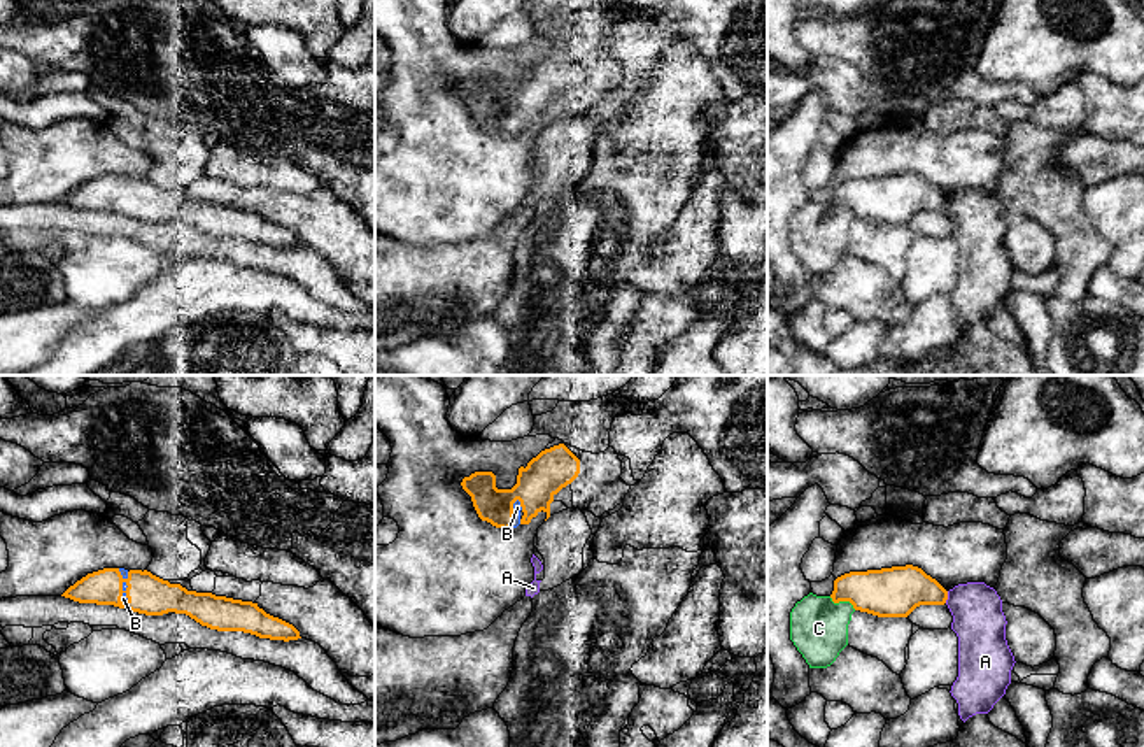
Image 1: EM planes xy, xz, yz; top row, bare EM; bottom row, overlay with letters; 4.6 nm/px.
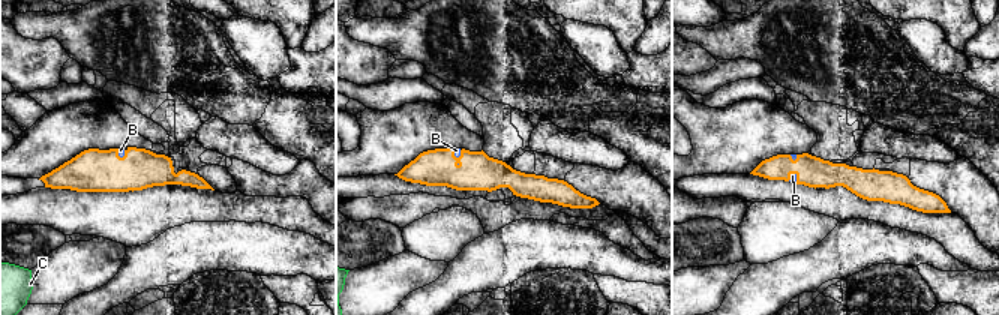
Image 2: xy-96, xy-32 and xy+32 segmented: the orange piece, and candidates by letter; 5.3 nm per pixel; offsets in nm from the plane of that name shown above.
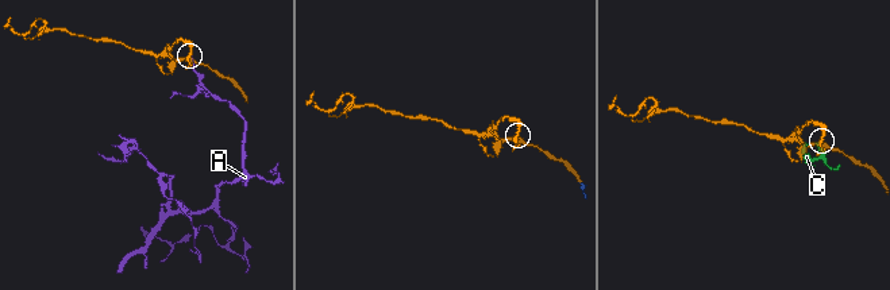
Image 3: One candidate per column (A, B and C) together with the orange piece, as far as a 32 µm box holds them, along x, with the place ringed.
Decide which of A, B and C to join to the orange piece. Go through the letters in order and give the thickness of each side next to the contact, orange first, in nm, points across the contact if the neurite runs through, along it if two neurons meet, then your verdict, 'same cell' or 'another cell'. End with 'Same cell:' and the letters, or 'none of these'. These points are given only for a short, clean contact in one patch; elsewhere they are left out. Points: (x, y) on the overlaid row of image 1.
A: 220 nm thick on the orange side, 240 nm on the other; another cell
B: 190 nm thick on the orange side, 40 nm on the other; same cell
C: 220 nm thick on the orange side, 280 nm on the other; another cell
Same cell: B

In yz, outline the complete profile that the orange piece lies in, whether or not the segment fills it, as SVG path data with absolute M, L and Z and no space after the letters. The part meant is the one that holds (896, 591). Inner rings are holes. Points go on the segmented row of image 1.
M906 565L844 573L834 580L830 598L878 617L907 617L920 605L944 605L948 591L922 568Z

